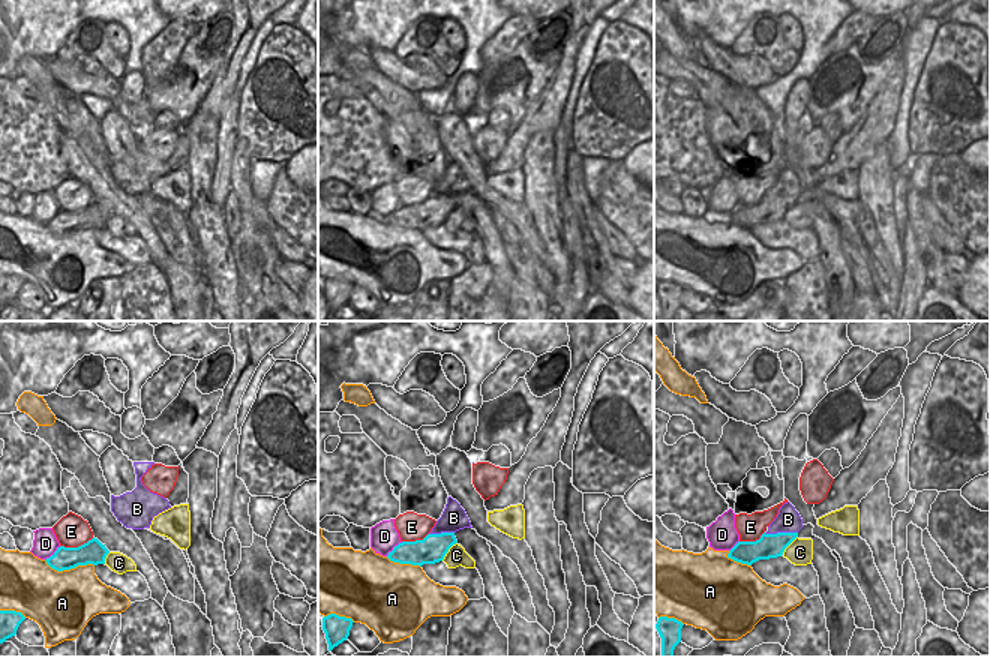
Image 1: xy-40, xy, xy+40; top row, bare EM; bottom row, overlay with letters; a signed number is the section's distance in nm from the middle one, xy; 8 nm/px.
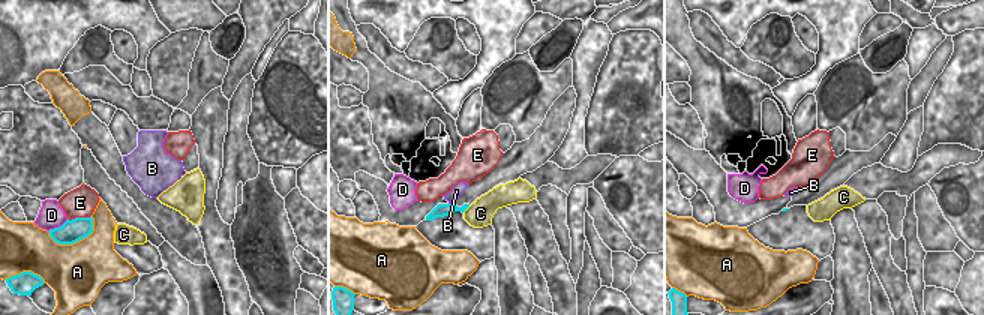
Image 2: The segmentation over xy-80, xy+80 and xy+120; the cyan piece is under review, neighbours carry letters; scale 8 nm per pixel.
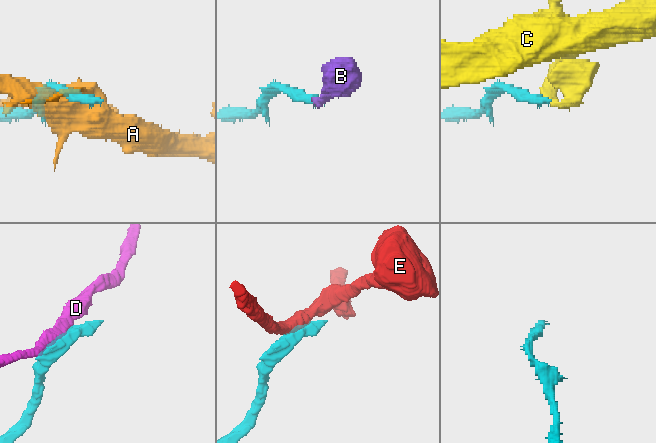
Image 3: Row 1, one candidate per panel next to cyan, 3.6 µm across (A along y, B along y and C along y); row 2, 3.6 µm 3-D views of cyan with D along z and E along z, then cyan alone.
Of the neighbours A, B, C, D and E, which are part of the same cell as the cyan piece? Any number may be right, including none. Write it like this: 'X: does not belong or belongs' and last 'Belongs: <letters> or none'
A: does not belong
B: does not belong
C: does not belong
D: does not belong
E: does not belong
Belongs: none

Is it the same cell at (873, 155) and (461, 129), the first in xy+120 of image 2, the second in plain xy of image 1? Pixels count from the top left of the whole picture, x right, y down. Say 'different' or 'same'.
different

